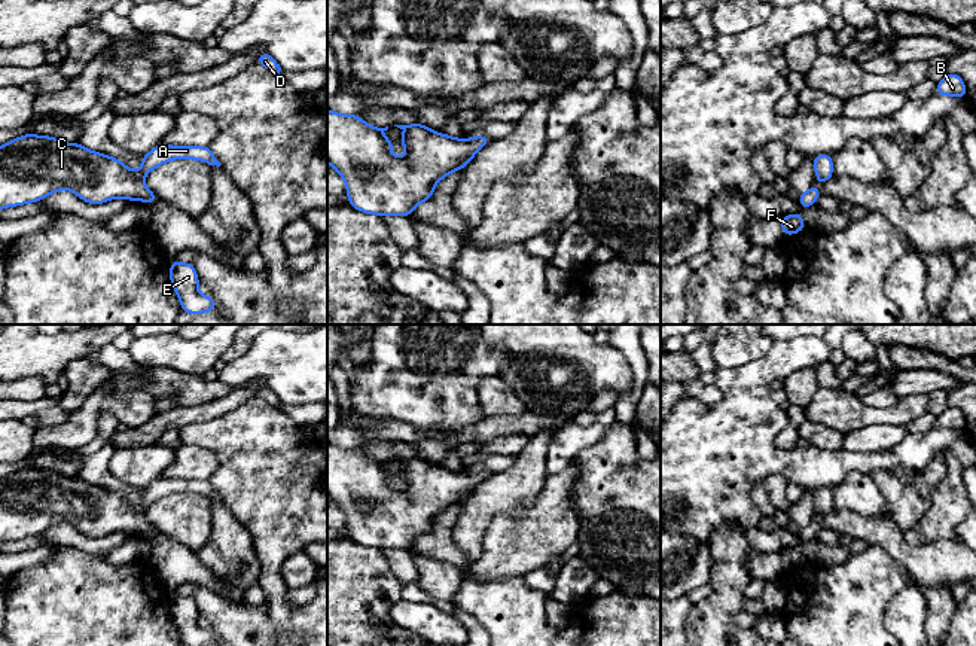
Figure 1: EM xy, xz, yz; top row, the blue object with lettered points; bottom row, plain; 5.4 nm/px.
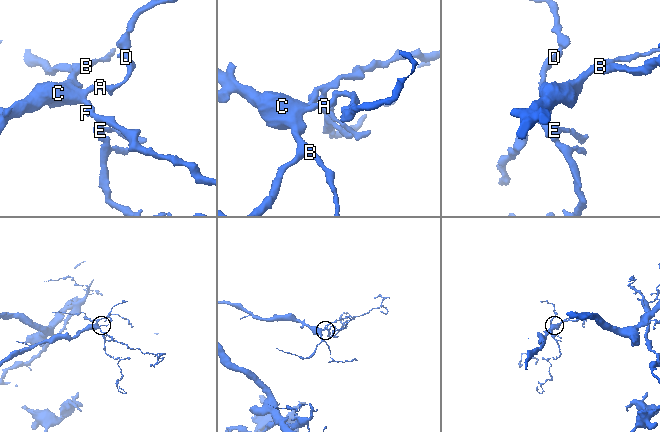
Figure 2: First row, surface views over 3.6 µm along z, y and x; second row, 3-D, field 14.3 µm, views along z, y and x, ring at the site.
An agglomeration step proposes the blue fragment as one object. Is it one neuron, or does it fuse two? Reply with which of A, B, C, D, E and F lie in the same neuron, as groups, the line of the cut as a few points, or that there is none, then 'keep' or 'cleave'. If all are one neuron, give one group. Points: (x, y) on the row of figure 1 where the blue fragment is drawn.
groups A B C D E F; cut none; keep

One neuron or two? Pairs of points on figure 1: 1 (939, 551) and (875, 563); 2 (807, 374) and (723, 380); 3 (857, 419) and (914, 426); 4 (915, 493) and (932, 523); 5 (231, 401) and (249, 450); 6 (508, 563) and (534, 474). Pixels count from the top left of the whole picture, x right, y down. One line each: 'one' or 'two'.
1: two
2: two
3: two
4: two
5: two
6: two

